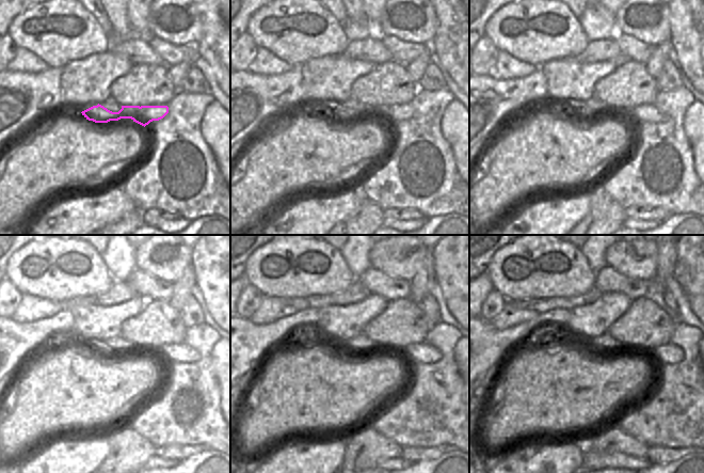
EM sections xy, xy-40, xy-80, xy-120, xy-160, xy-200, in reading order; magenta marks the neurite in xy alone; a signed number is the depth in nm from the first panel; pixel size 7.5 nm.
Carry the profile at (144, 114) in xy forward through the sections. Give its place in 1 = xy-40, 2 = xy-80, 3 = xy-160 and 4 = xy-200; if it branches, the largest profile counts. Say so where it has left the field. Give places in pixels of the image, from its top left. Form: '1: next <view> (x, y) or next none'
1: next xy-40 (401, 111)
2: next xy-80 (648, 113)
3: next xy-160 (421, 352)
4: next xy-200 (669, 353)

